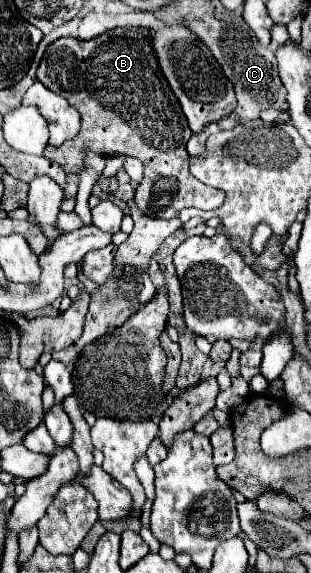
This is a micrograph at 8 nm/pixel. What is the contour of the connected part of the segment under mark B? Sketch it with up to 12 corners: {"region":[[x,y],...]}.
{"region":[[146,28],[58,38],[38,80],[82,116],[44,156],[144,164],[146,216],[216,210]]}

